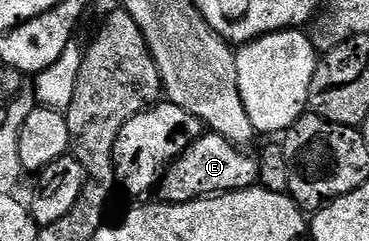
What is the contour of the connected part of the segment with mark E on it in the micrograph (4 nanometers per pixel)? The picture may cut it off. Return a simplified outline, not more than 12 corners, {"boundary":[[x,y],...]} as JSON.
{"boundary":[[206,131],[159,181],[186,204],[252,188],[263,168],[244,147]]}

